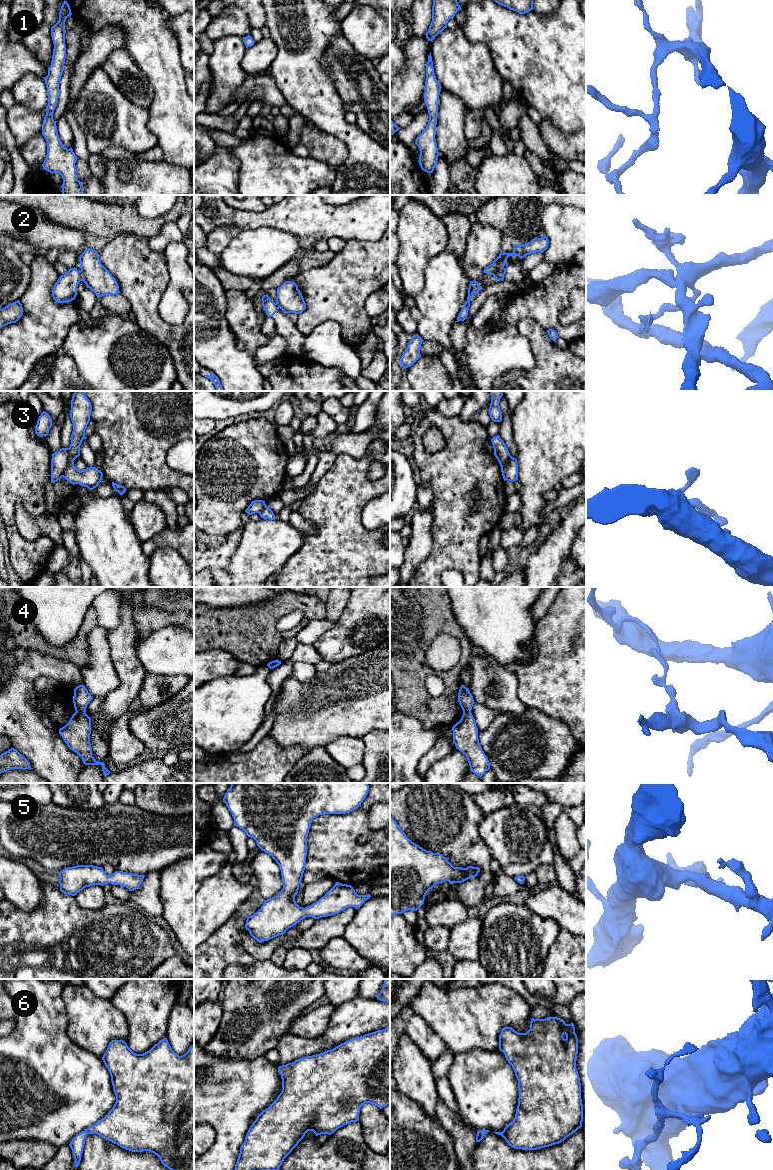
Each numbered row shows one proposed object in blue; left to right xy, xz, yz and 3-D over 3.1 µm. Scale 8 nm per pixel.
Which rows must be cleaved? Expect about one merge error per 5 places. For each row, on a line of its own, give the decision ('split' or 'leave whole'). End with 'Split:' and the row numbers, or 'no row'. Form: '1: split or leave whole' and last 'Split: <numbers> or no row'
1: leave whole
2: split
3: split
4: split
5: leave whole
6: leave whole
Split: 2, 3, 4

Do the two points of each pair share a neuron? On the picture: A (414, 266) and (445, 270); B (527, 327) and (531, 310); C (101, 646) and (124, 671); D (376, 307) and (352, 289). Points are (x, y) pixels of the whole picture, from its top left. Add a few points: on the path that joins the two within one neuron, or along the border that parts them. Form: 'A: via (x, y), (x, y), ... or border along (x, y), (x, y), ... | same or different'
A: border along (442, 252), (426, 264), (421, 290) | different
B: border along (515, 325), (521, 319), (530, 318), (546, 330) | different
C: border along (108, 632), (109, 656), (118, 677) | different
D: border along (379, 289), (365, 301), (370, 318) | different

